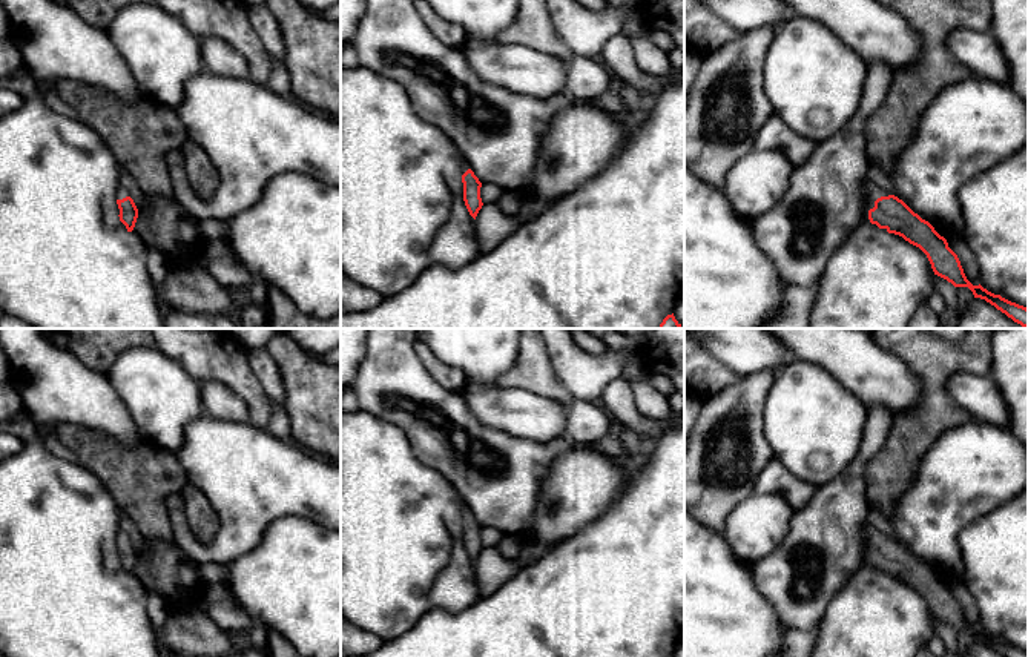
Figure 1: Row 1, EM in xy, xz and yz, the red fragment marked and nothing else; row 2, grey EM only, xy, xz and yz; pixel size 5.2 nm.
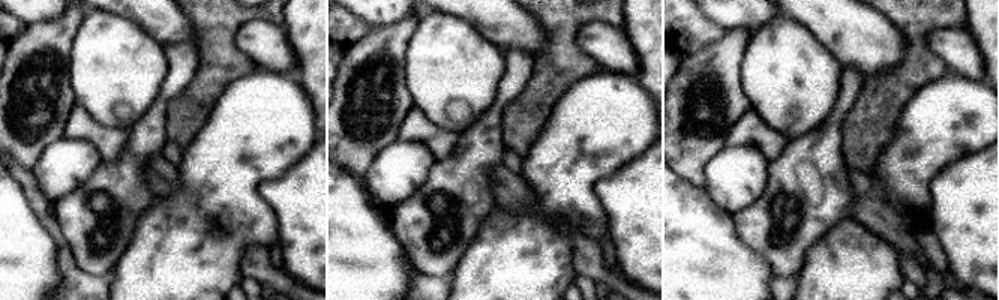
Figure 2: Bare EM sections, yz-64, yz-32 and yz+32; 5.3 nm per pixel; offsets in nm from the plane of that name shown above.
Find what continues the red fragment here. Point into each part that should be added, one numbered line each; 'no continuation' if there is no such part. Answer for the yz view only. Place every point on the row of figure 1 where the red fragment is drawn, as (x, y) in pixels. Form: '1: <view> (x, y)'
1: yz (872, 191)

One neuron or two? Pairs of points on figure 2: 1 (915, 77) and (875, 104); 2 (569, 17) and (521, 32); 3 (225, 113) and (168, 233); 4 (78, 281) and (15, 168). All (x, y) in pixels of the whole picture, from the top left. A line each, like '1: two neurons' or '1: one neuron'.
1: one neuron
2: two neurons
3: one neuron
4: one neuron

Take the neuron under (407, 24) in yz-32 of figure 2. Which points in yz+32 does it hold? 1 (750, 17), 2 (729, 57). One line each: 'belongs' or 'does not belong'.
1: does not belong
2: belongs

